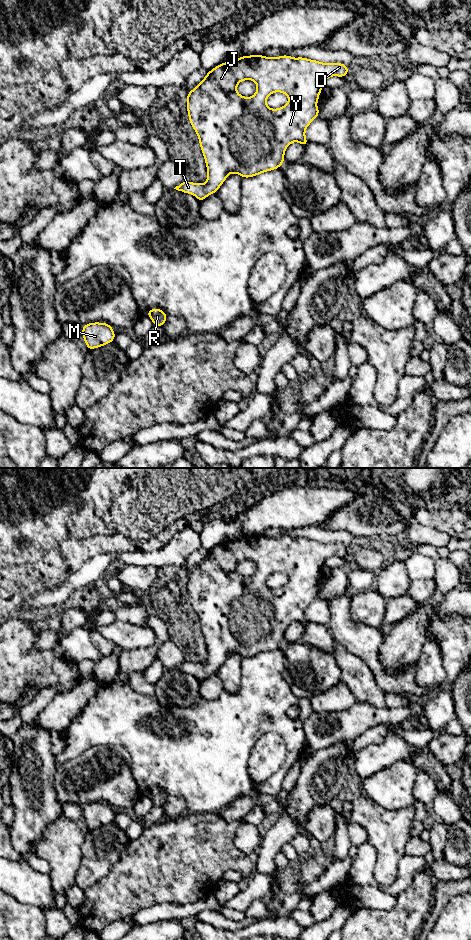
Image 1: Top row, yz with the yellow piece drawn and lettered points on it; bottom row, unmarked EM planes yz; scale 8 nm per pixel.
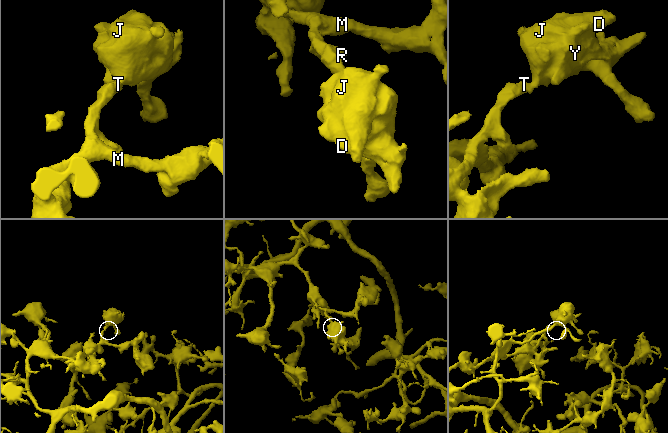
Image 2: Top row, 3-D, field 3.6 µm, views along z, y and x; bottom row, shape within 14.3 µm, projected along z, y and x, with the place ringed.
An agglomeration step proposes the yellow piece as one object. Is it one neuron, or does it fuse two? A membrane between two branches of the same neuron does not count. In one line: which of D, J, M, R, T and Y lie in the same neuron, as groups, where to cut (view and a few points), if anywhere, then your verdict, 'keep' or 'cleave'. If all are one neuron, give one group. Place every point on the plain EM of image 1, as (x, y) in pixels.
groups D J M R T Y; cut none; keep

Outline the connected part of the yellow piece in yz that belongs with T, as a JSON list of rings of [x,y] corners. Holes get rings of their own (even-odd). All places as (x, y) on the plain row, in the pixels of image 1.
[[[243,535],[236,540],[221,543],[208,551],[203,560],[187,573],[189,602],[198,616],[207,647],[207,659],[204,665],[184,661],[174,669],[191,674],[201,682],[210,674],[217,673],[231,653],[236,653],[242,658],[250,658],[280,648],[284,644],[285,631],[292,622],[298,622],[303,627],[309,624],[305,611],[319,596],[317,582],[325,561],[332,556],[344,558],[349,552],[344,543],[322,543],[304,537],[293,538],[289,535],[273,538],[264,535]],[[244,560],[252,560],[257,565],[256,573],[251,577],[244,577],[237,572],[237,565]],[[275,572],[286,574],[289,580],[286,585],[271,589],[266,581],[268,576]]]

